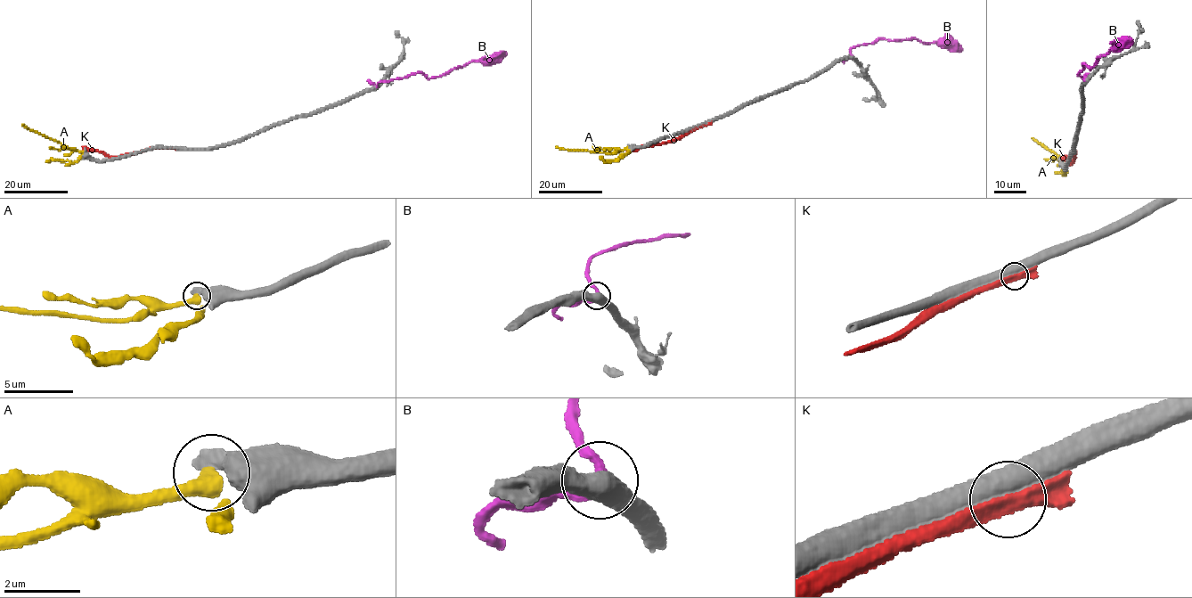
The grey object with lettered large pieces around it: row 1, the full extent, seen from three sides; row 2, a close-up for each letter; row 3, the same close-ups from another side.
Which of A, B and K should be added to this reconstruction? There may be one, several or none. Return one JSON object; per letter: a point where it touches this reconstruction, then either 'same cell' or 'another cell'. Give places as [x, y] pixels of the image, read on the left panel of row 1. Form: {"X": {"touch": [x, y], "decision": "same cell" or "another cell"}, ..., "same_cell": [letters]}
{"A": {"touch": [84, 151], "decision": "same cell"}, "B": {"touch": [377, 86], "decision": "another cell"}, "K": {"touch": [174, 148], "decision": "another cell"}, "same_cell": ["A"]}

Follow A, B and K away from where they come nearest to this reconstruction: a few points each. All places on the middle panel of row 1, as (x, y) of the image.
A: (628, 147), (610, 152), (556, 146)
B: (852, 57), (851, 48), (872, 43), (878, 38), (916, 38), (924, 43), (937, 42), (952, 48), (961, 48)
K: (706, 124), (677, 138), (633, 148), (627, 153)

